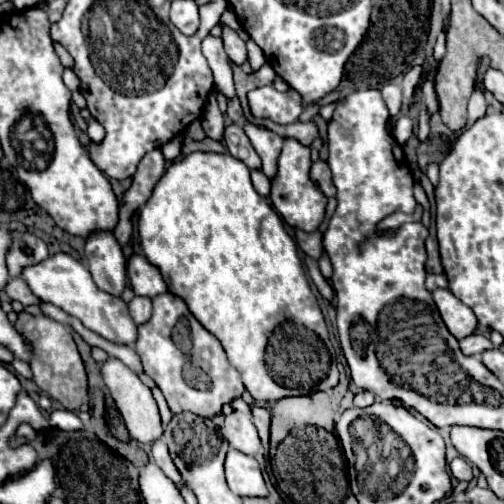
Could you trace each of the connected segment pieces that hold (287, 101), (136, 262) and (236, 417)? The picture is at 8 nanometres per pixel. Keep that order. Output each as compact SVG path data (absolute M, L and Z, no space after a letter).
M262 86L247 95L250 111L258 118L270 118L278 124L296 122L304 110L302 96L288 88L286 92L278 92L272 86Z
M132 254L128 260L128 278L130 286L136 296L148 296L154 298L158 294L164 294L166 282L160 276L160 270L152 266L142 254Z
M232 412L226 416L222 426L222 436L230 442L232 448L254 456L260 450L260 438L258 432L250 420L250 416L242 412Z

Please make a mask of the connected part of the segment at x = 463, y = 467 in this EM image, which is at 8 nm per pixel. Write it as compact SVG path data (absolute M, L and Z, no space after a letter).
M456 456L450 464L450 474L456 478L456 480L472 480L472 470L468 466L468 462L462 458L462 456Z

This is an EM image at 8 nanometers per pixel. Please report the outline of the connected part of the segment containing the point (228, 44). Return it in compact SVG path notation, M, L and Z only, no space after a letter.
M224 28L222 32L222 40L224 40L224 48L228 58L234 64L244 64L248 60L248 52L246 52L246 42L242 42L242 38L238 38L238 34L230 28Z

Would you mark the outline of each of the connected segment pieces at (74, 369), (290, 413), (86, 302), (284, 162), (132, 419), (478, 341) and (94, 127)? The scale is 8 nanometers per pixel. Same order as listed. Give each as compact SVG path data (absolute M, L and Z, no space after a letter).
M26 312L18 314L18 320L14 326L32 344L34 356L32 356L30 368L38 388L46 392L50 398L58 400L66 410L78 410L88 396L88 382L86 382L86 370L84 370L82 358L78 354L78 348L68 328L48 316L30 316Z
M314 392L308 396L288 396L272 404L272 424L270 424L270 450L288 436L288 432L298 424L310 424L326 430L334 430L334 410L330 396L326 392Z
M58 252L54 256L48 256L48 260L42 260L40 264L32 264L24 268L20 276L26 280L34 296L62 308L66 314L78 318L88 330L94 330L102 338L118 344L132 344L136 340L136 324L132 322L130 314L126 314L126 304L122 302L122 298L114 298L98 290L88 268L84 268L72 256Z
M284 140L282 152L278 156L278 172L272 178L272 206L276 208L276 212L284 218L284 222L288 222L292 228L304 230L304 232L316 232L318 226L324 220L326 214L326 202L328 198L324 196L324 192L318 188L318 184L310 178L310 148L300 144L298 140Z
M108 358L102 364L102 376L104 376L104 382L106 382L108 390L110 390L110 396L116 402L118 412L124 418L124 424L126 424L126 428L130 432L130 438L140 442L140 444L152 444L152 440L158 440L164 430L162 430L160 412L158 412L158 406L156 406L156 402L152 398L150 388L146 384L142 384L142 380L128 366L124 366L116 358Z
M470 334L470 336L460 340L460 348L462 348L464 354L482 354L484 350L494 348L494 346L492 346L492 342L486 336L482 336L482 334Z
M83 108L80 110L81 116L86 120L88 124L87 135L93 142L101 142L105 136L104 128L92 118L87 108Z

